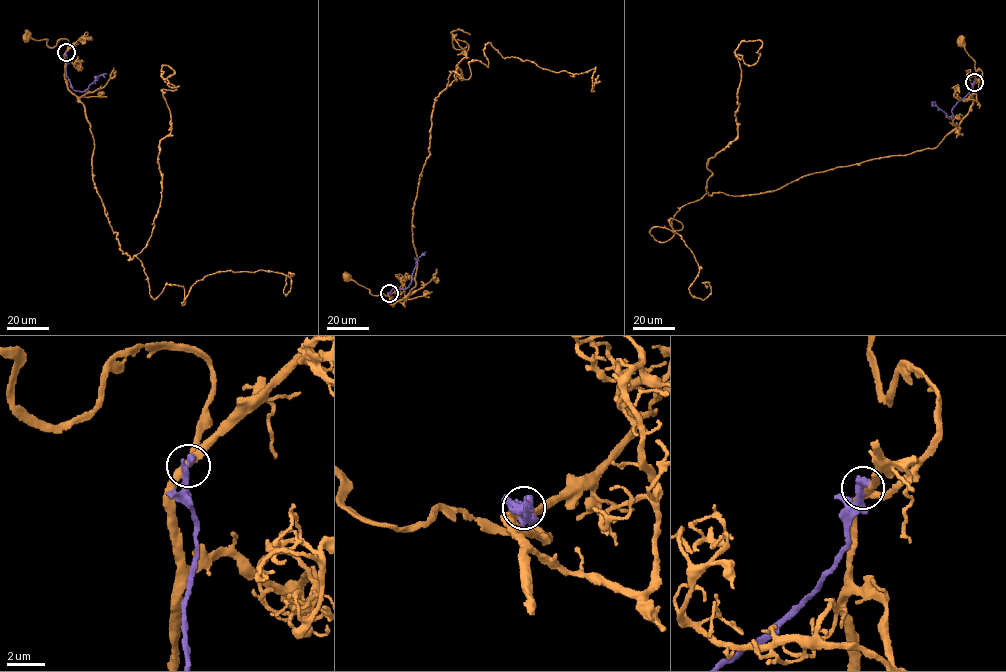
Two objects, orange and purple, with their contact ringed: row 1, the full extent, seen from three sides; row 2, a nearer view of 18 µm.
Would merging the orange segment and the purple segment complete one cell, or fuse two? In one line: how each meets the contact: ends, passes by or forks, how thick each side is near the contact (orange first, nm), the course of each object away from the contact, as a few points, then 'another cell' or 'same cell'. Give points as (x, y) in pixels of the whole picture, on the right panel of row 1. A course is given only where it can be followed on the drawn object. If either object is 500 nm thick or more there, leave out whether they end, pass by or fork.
orange forks; purple ends; calibres 320 and 440 nm; course orange (974, 82), (980, 78), (982, 71), (976, 71), (975, 62), (961, 43); course purple (974, 82), (969, 93), (952, 110), (953, 119), (931, 103); another cell

